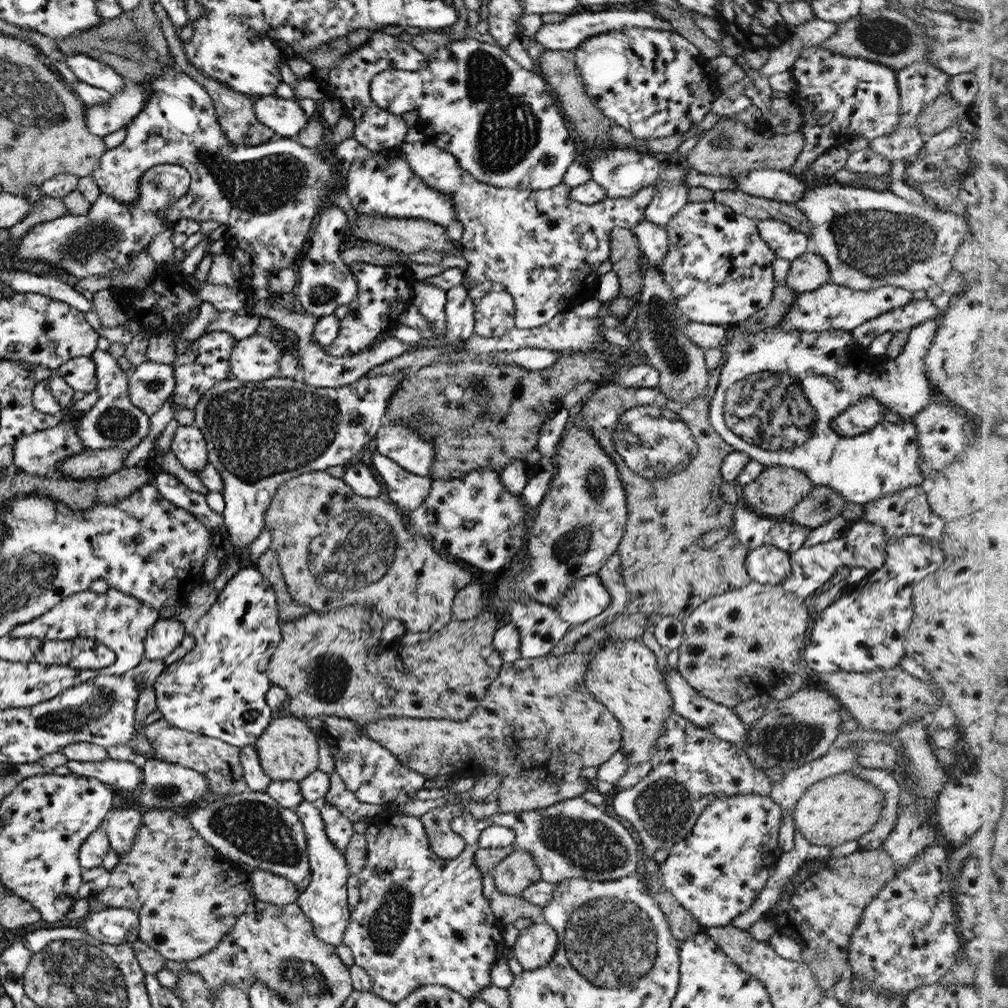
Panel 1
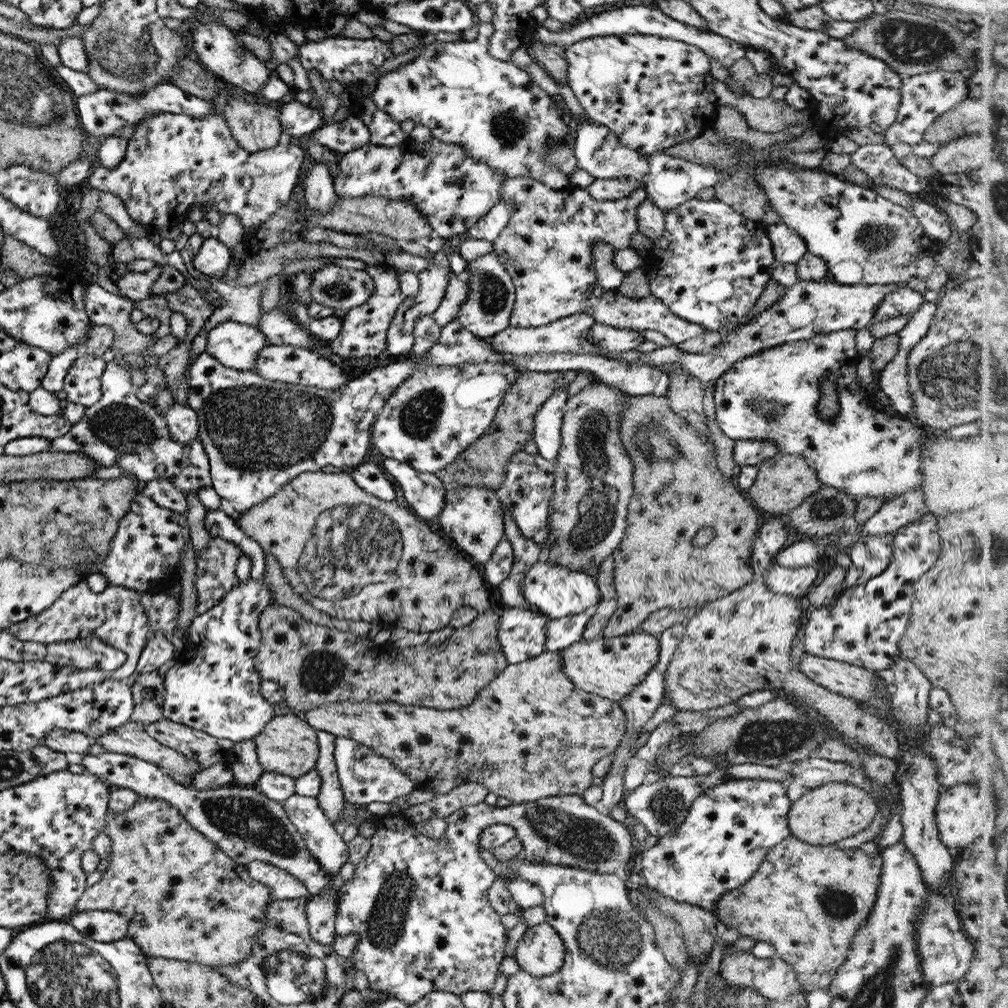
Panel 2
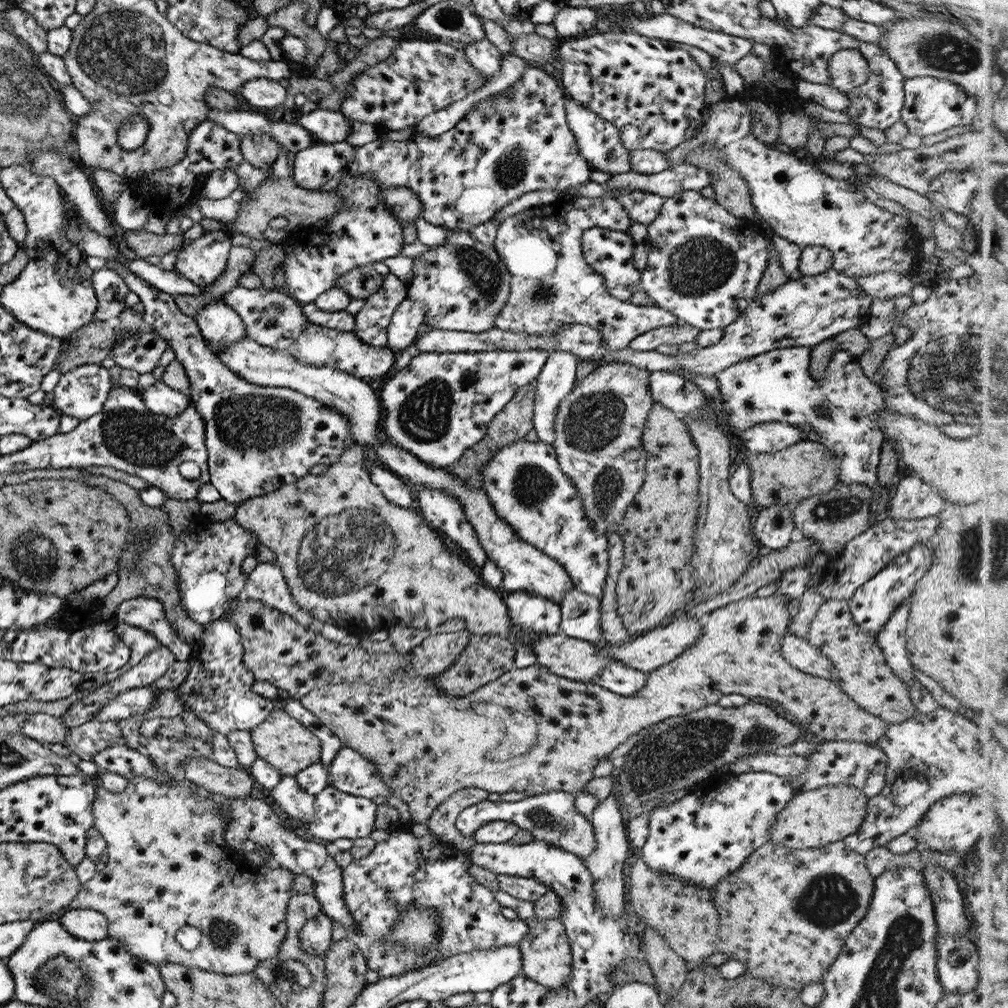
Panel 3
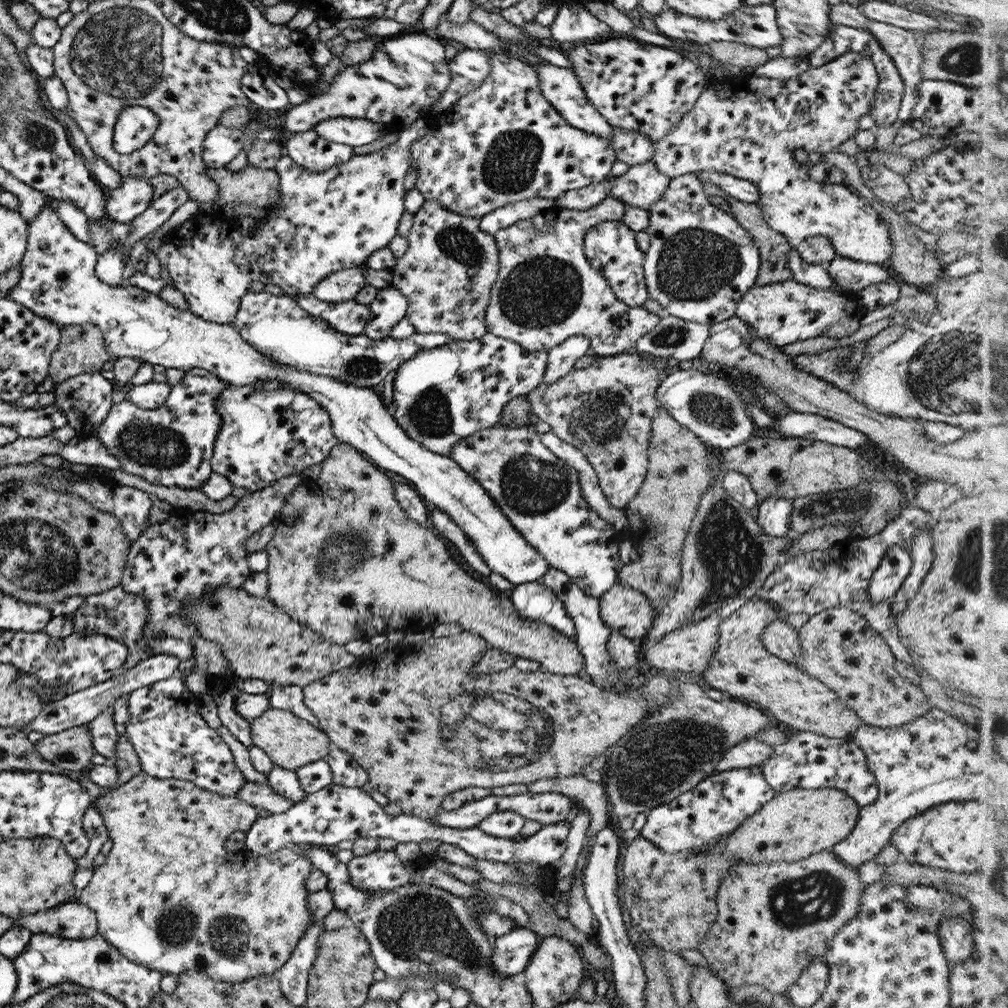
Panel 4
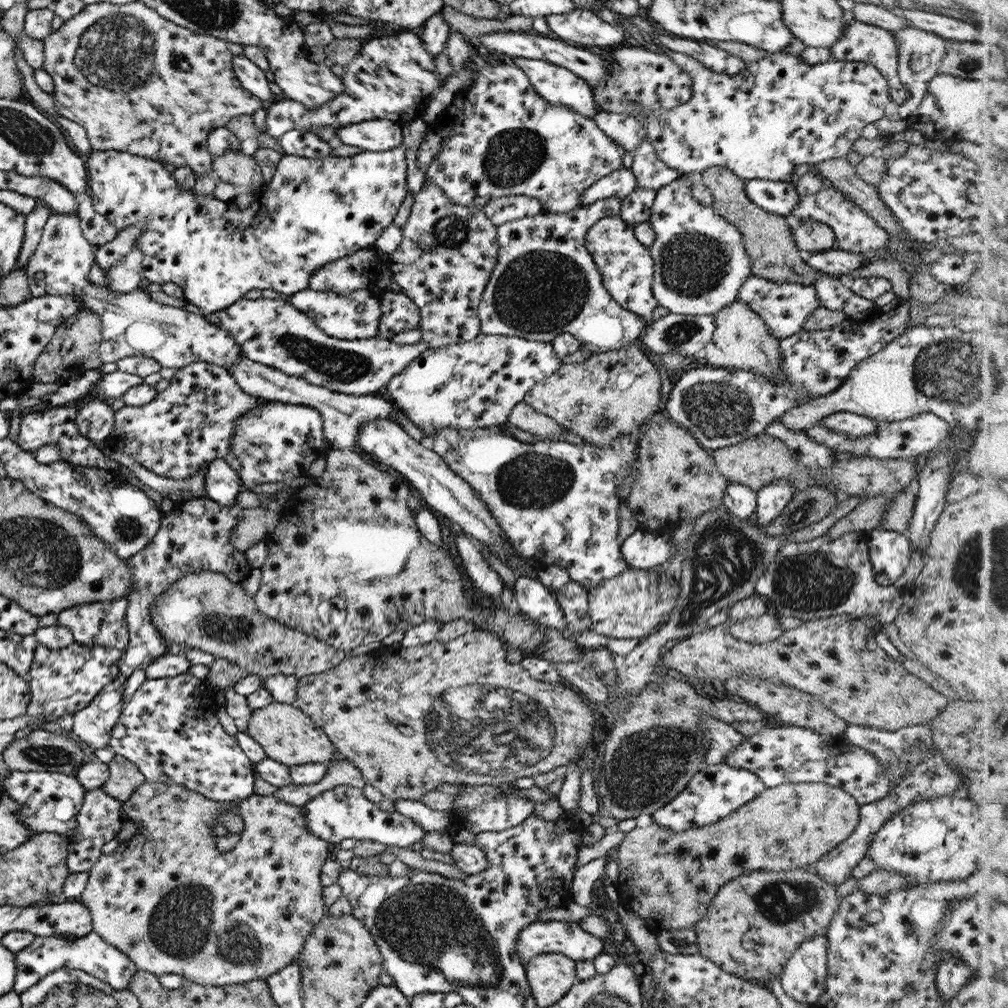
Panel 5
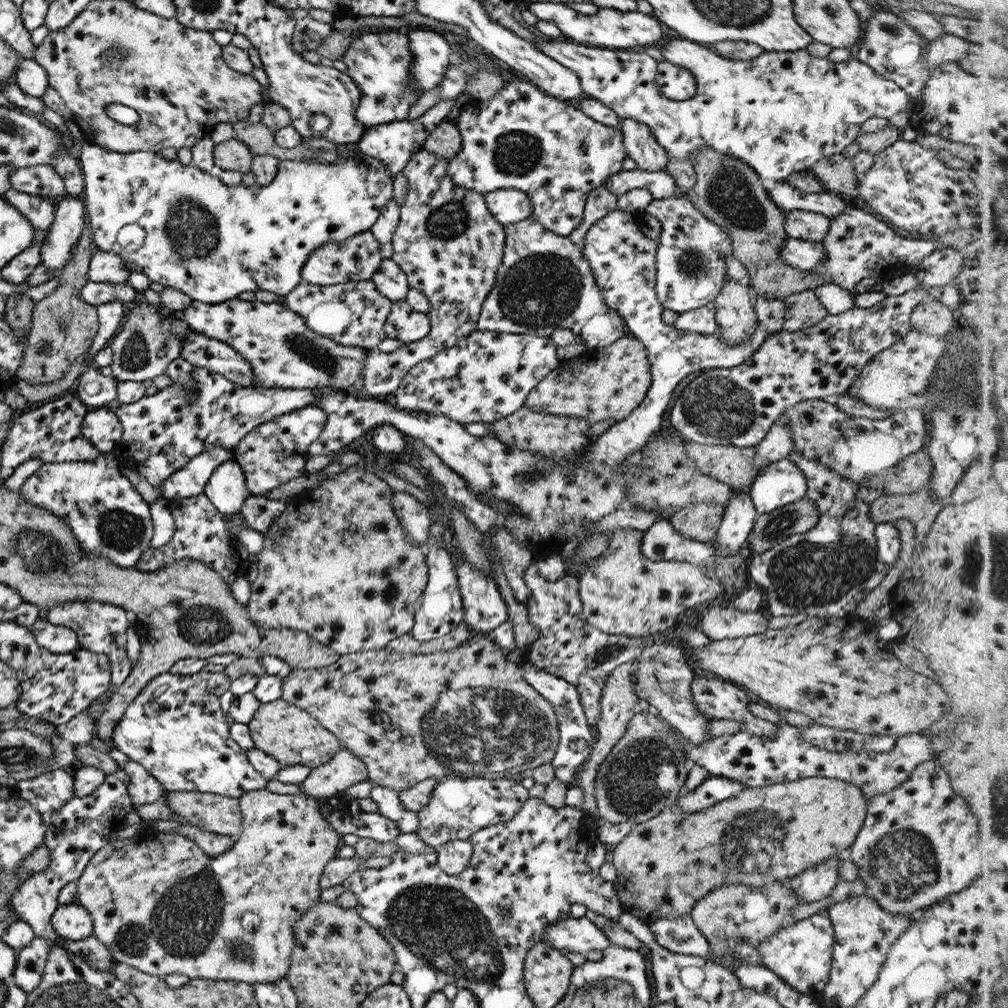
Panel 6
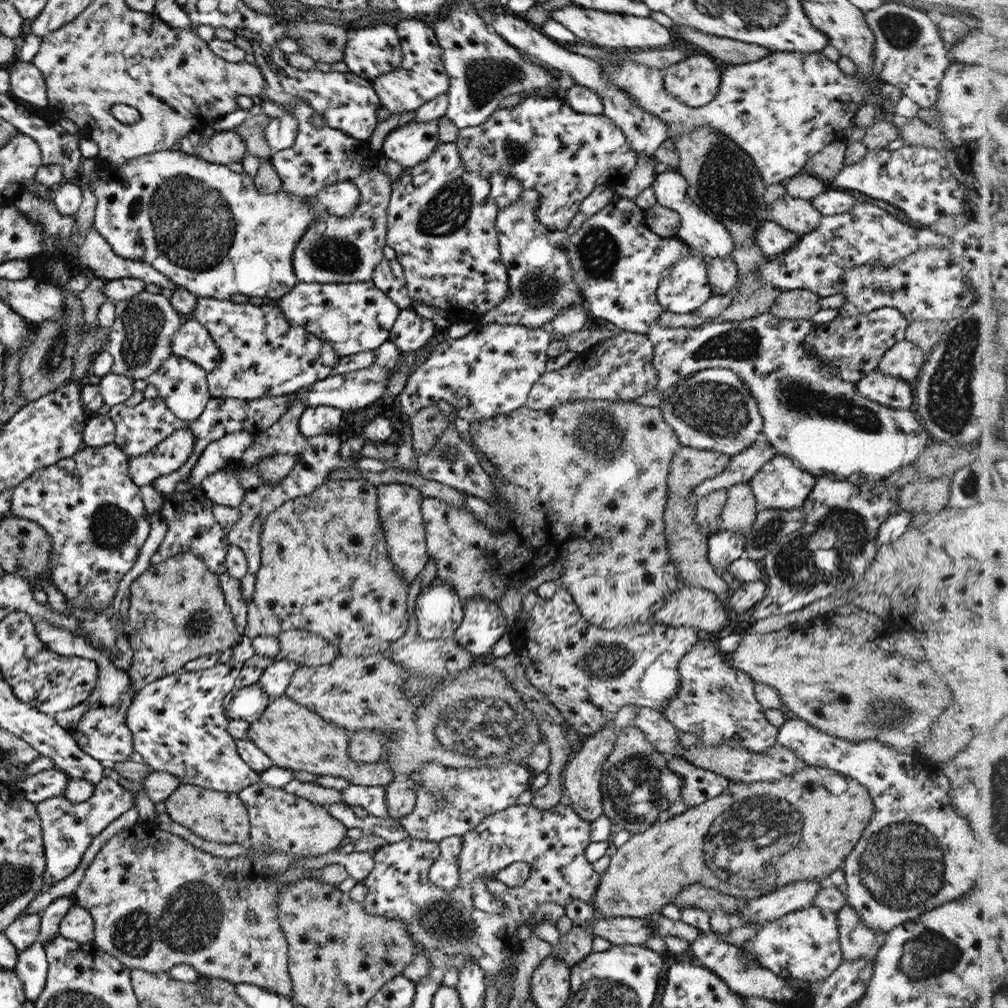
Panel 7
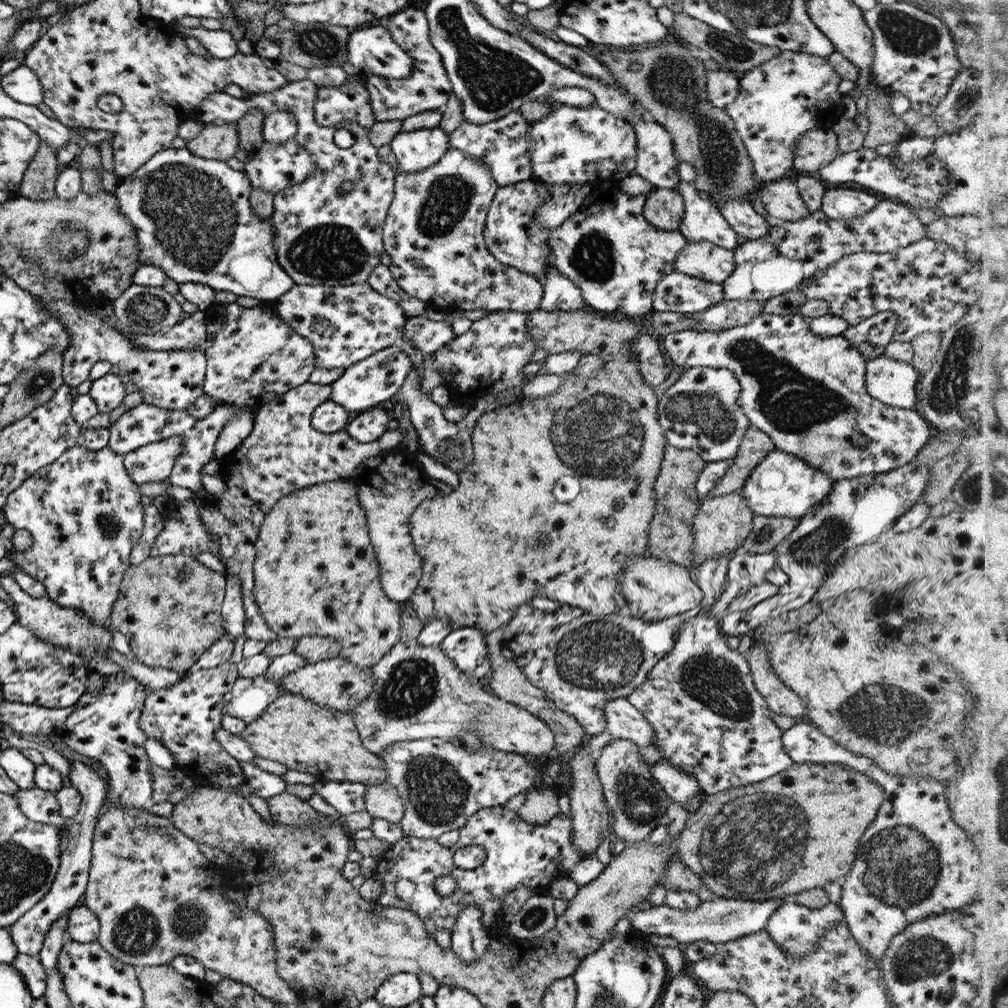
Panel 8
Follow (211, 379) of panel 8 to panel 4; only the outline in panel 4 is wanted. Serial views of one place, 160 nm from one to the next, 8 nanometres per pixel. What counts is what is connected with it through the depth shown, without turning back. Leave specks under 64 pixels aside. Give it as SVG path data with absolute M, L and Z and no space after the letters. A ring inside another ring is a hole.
M247 291L241 296L232 325L253 350L267 360L273 360L275 364L314 375L327 375L359 388L378 389L388 372L393 372L416 356L417 352L452 341L450 336L441 333L415 332L405 338L393 339L387 336L377 340L363 333L355 336L342 335L326 322L309 316L297 306L292 296L273 296L264 291L257 294Z

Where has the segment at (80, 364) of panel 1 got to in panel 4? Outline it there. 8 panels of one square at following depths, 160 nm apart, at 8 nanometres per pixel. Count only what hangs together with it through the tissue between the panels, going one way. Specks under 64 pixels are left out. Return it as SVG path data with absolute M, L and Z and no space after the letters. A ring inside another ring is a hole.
M98 371L86 372L72 376L54 383L51 390L54 395L53 404L60 408L62 415L66 418L66 424L73 428L76 436L89 436L90 430L105 418L106 412L111 408L111 392L113 392L112 380L103 378Z

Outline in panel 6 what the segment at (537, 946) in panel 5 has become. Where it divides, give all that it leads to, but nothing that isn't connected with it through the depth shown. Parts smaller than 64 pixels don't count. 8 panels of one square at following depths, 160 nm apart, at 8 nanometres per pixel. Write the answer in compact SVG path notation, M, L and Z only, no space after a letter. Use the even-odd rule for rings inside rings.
M567 916L563 920L549 923L544 928L540 941L555 950L582 955L589 950L602 951L610 944L602 929L593 925L585 916Z

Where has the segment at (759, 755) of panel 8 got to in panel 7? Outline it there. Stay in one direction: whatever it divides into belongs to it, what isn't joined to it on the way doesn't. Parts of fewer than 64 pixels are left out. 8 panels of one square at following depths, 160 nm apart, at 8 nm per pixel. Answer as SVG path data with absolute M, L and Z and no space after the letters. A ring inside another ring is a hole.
M719 531L707 538L706 557L717 576L722 576L728 564L744 552L744 534L735 531ZM700 633L696 643L678 660L679 687L676 696L659 712L665 720L669 721L669 724L673 724L678 735L691 732L693 736L697 736L697 743L695 743L697 746L710 748L717 744L725 744L725 740L737 740L739 746L754 755L767 751L776 743L778 729L763 717L761 706L754 696L754 681L744 672L732 667L727 655L719 652L714 639L713 635Z

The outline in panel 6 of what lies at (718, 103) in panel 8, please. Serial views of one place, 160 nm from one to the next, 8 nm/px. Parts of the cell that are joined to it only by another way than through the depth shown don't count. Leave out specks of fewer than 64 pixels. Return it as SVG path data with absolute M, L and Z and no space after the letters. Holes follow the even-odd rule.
M667 59L656 62L654 83L657 90L672 101L686 101L696 91L696 79L691 71Z

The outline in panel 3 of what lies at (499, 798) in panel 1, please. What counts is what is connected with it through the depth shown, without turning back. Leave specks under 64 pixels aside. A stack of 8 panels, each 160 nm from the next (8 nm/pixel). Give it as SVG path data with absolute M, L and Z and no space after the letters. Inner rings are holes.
M773 594L766 597L745 597L737 599L735 602L723 605L722 607L712 610L706 615L705 622L702 624L702 629L698 639L691 643L679 656L676 656L673 660L670 660L667 664L647 672L645 676L645 684L641 690L637 691L635 695L631 696L619 696L609 692L601 686L593 684L585 684L584 682L577 682L566 679L562 676L554 675L550 673L545 667L542 667L539 663L535 662L531 666L525 668L515 668L514 666L507 672L504 672L499 679L491 681L490 683L484 684L479 688L476 688L473 692L465 696L455 698L449 695L443 695L442 692L438 692L438 688L434 686L434 678L437 673L444 671L446 666L449 666L457 655L465 648L468 643L470 632L465 628L455 632L448 633L437 633L433 632L427 638L424 638L415 648L409 651L410 659L406 663L405 669L401 673L392 674L390 678L375 678L372 680L356 680L354 682L341 681L339 684L329 684L321 688L315 688L308 692L306 696L303 696L299 700L299 704L305 708L305 710L311 712L313 716L317 717L319 722L323 724L329 731L339 740L342 747L352 748L355 752L373 762L375 768L377 768L378 775L381 776L381 780L386 784L386 787L390 790L390 794L400 798L408 806L408 812L411 816L412 823L426 824L429 815L435 807L443 802L448 796L451 796L455 791L461 790L462 788L480 788L489 792L497 792L501 794L504 792L526 792L528 796L541 794L549 791L563 791L568 793L575 792L578 794L586 782L593 778L593 768L596 764L605 759L606 756L617 748L620 744L625 742L629 736L636 735L638 731L643 732L645 728L650 728L653 724L658 724L660 720L667 719L668 717L676 717L682 715L688 715L705 705L716 705L717 700L728 694L739 694L747 699L756 700L757 698L763 698L770 700L778 704L787 712L789 718L796 718L799 722L799 726L807 733L808 736L818 736L825 741L854 741L857 743L864 743L865 745L873 745L875 741L879 741L885 729L889 726L881 719L872 716L858 708L853 701L847 697L847 693L844 693L841 689L837 688L835 683L819 678L818 676L811 676L805 674L800 670L797 670L794 666L791 666L784 657L781 656L780 646L781 638L788 630L788 623L791 617L787 612L788 600L779 594Z

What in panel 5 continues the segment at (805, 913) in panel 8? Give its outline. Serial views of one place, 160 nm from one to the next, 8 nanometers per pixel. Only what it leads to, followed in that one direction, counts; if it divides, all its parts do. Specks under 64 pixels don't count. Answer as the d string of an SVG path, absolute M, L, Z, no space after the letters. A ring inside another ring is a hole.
M812 936L804 940L781 966L778 975L783 992L807 1005L816 1002L826 980L826 938Z

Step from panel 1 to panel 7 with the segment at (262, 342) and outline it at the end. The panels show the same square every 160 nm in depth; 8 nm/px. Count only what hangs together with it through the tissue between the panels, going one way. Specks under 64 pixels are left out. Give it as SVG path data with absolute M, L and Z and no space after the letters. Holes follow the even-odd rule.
M163 150L159 152L152 152L149 154L144 154L143 156L138 156L135 158L132 158L131 160L128 160L128 163L117 165L115 168L105 169L105 166L101 159L99 159L99 156L97 158L93 157L92 160L94 160L94 171L92 174L94 174L89 182L84 181L87 183L88 187L91 189L91 192L94 192L96 203L94 206L94 218L93 218L93 229L101 236L101 239L103 241L107 242L109 244L109 247L111 248L111 251L120 258L128 259L131 261L138 261L143 262L144 264L147 264L149 267L153 268L153 270L156 270L157 272L160 272L162 276L167 277L174 285L175 287L179 287L179 289L185 290L186 292L189 292L190 294L195 294L195 297L197 298L209 298L209 299L228 299L231 297L231 295L240 294L244 295L245 297L260 297L260 298L267 298L267 300L270 300L271 302L274 302L275 300L278 300L280 297L283 297L285 294L289 293L295 285L298 284L293 269L291 267L291 255L293 255L293 249L295 249L295 245L297 245L297 241L299 241L299 237L303 236L305 233L305 229L309 229L309 225L312 224L313 221L318 220L317 217L320 217L324 214L324 212L333 217L337 217L337 219L341 219L341 217L349 217L351 213L355 210L355 207L358 205L358 188L348 180L340 180L340 181L333 181L330 185L322 186L308 201L304 201L301 197L298 197L297 195L290 195L289 193L286 193L283 189L277 190L277 192L274 192L273 194L261 194L260 192L257 192L257 189L255 188L254 182L251 180L251 178L246 175L244 172L241 173L235 173L231 170L227 169L226 165L223 164L215 164L213 162L205 161L198 156L191 155L187 156L184 152L181 151L174 151L174 150Z

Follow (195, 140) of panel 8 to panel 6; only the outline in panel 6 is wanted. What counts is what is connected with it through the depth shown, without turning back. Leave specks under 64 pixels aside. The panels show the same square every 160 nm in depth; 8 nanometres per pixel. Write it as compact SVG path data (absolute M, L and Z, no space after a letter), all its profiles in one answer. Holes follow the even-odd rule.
M233 138L215 144L212 151L213 162L222 170L233 170L243 175L250 171L253 154L241 141Z

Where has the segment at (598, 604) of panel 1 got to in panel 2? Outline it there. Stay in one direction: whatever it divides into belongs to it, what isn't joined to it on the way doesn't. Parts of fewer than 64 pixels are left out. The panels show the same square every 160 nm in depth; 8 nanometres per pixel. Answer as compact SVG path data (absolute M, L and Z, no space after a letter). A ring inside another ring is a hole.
M540 557L524 572L520 589L524 599L531 606L545 613L548 618L557 619L573 616L596 606L600 600L600 592L595 579L595 577L583 572L571 572L564 566L548 562Z

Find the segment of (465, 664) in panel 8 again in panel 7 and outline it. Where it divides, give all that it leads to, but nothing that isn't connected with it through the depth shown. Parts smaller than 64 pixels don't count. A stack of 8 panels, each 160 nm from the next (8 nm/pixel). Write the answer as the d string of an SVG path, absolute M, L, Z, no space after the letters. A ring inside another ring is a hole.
M481 597L464 604L462 621L458 624L453 638L476 658L490 654L491 646L504 633L505 617L495 603Z

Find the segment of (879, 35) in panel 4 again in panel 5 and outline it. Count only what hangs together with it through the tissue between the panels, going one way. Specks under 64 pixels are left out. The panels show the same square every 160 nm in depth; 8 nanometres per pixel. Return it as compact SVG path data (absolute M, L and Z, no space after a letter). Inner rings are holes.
M914 27L893 31L893 37L897 45L897 76L907 93L907 98L898 105L897 114L900 119L905 119L915 115L925 94L927 83L937 74L939 60L946 49L946 41L931 32Z

